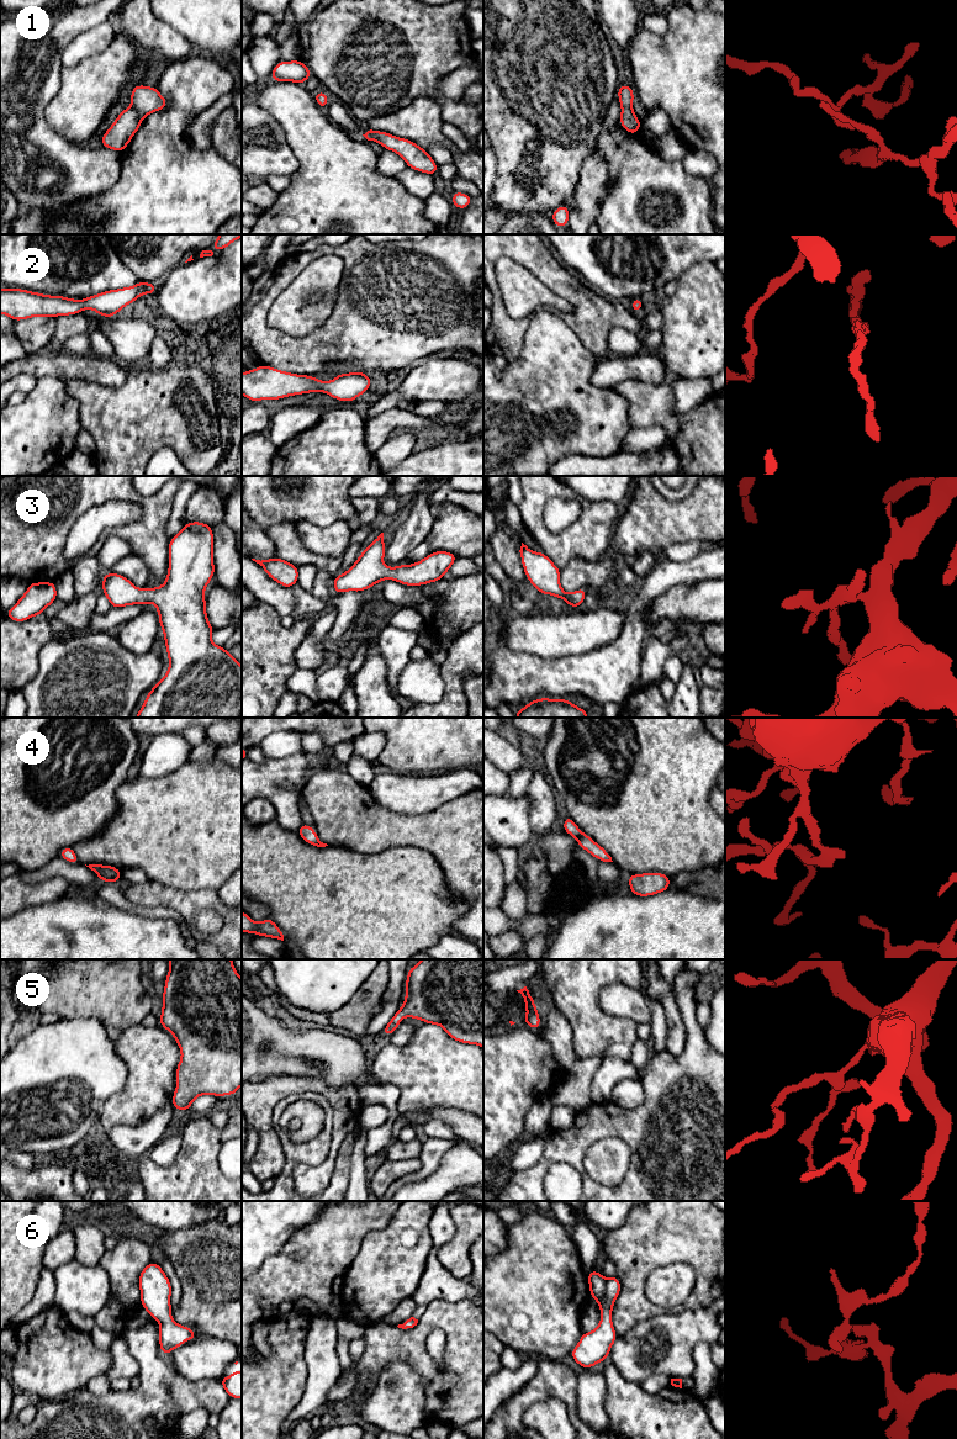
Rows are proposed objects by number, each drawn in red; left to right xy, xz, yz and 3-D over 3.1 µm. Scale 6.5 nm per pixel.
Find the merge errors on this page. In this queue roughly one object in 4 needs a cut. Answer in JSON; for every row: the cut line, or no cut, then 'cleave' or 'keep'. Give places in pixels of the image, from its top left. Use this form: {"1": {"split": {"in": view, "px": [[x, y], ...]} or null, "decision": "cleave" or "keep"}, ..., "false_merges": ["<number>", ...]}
{"1": {"split": {"in": "xy", "px": [[132, 106], [142, 117]]}, "decision": "cleave"}, "2": {"split": null, "decision": "keep"}, "3": {"split": null, "decision": "keep"}, "4": {"split": null, "decision": "keep"}, "5": {"split": null, "decision": "keep"}, "6": {"split": null, "decision": "keep"}, "false_merges": ["1"]}

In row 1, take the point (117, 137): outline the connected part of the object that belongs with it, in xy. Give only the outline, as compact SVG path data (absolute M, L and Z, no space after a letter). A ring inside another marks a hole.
M133 107L125 109L104 133L101 146L122 153L141 127L142 120L143 117Z

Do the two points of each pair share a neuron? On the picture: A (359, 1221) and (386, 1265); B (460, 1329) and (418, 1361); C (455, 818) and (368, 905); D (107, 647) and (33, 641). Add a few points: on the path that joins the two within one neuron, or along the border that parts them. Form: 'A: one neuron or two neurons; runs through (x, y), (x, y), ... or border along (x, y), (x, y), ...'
A: two neurons; border along (391, 1218), (384, 1228), (365, 1236), (353, 1260)
B: one neuron; runs through (443, 1323), (431, 1323), (418, 1336), (418, 1344)
C: two neurons; border along (395, 846), (417, 846), (427, 850), (443, 871)
D: two neurons; border along (74, 635), (49, 640), (40, 651), (37, 670)

